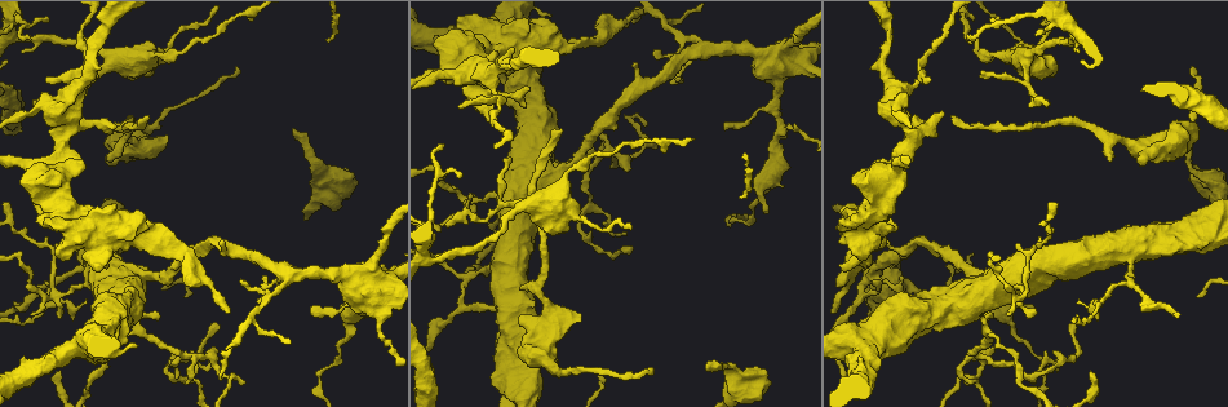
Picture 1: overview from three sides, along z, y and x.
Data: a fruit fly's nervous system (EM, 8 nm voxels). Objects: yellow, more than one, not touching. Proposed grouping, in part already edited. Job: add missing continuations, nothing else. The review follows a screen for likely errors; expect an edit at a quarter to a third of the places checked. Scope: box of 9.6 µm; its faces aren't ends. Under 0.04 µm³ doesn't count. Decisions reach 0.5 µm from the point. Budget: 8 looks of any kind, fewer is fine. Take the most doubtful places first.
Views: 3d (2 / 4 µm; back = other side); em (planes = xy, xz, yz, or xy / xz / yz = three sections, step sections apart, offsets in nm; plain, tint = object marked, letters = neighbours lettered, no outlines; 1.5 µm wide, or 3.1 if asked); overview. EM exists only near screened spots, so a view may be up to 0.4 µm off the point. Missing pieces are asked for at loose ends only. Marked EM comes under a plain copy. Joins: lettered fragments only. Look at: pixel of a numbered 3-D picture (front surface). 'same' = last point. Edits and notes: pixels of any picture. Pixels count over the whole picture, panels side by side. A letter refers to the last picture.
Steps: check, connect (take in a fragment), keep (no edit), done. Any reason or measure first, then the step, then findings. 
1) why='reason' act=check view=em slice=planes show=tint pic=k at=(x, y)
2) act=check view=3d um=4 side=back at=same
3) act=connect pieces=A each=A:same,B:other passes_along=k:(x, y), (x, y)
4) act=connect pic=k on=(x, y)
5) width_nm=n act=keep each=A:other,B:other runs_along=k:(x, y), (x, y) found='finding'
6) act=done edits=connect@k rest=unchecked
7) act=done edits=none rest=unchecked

why='branch stops here' act=check view=em slice=xy step=4 show=letters pic=1 at=(294, 129)

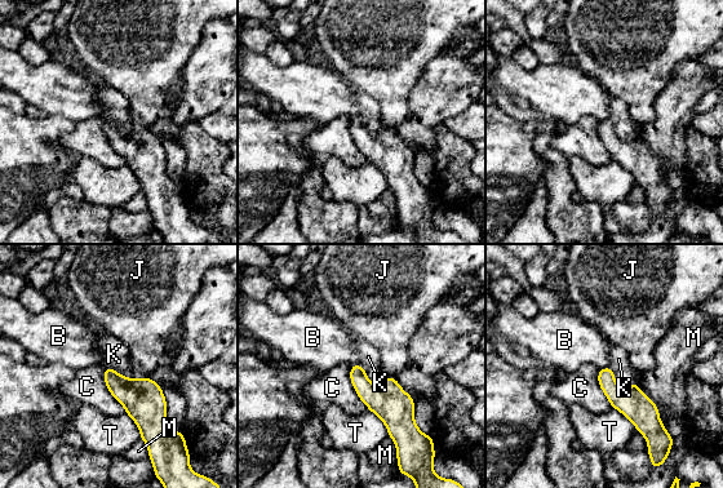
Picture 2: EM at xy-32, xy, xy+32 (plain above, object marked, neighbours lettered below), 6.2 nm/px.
why='another direction' act=check view=em slice=xz step=4 show=letters at=same

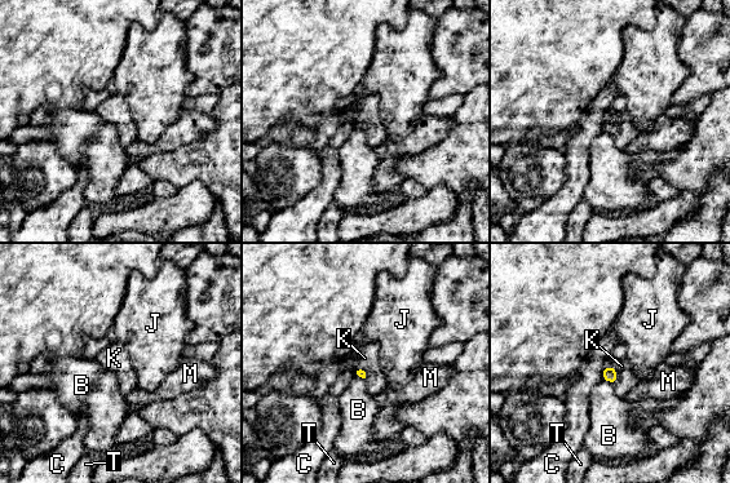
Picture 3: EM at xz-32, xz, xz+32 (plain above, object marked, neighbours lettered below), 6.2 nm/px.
act=connect pic=3 on=(622, 366) each=B:other,C:other,J:other,K:same,M:other,T:other found='the neuron continues'

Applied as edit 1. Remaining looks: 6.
why='free end' act=check view=em slice=yz step=8 show=tint pic=1 at=(562, 129)

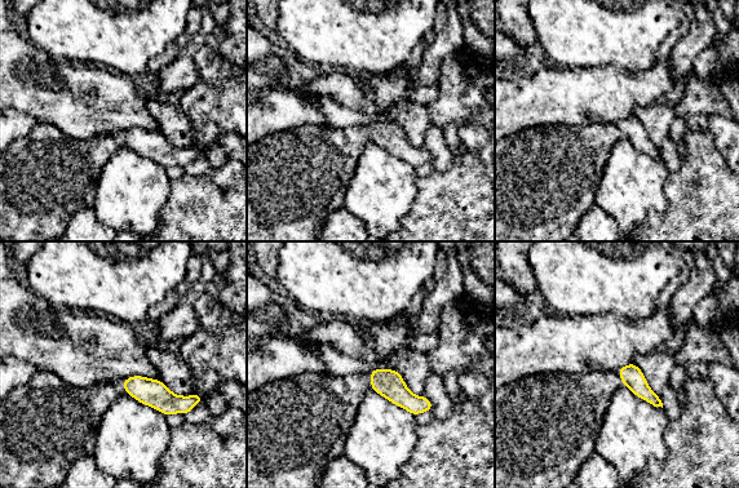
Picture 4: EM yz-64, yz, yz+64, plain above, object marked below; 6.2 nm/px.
why='see the neighbours' act=check view=em slice=yz step=8 show=letters at=same

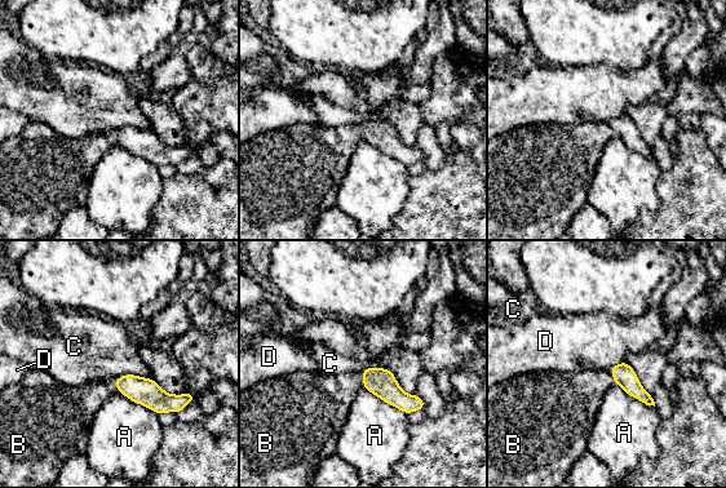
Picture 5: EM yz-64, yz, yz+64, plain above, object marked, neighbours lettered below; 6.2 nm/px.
width_nm=140 act=connect pic=5 on=(328, 398) each=A:other,B:same,C:other,D:other found='it goes on there'

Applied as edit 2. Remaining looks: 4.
why='see it whole again' act=check view=overview

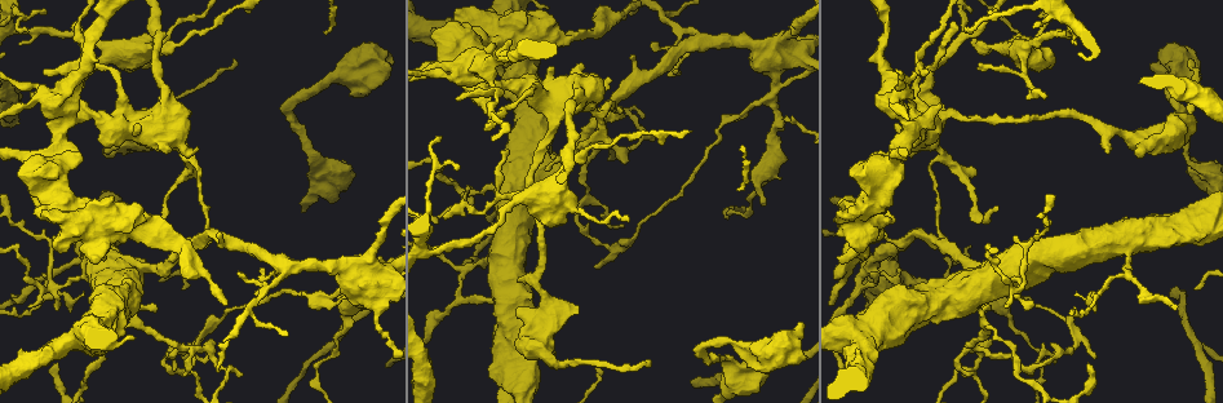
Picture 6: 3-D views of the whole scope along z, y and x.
why='an open end' act=check view=3d um=2 pic=6 at=(998, 207)

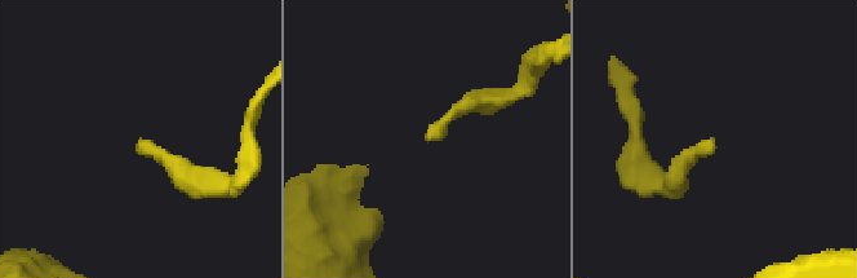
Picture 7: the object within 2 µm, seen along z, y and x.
why='shape alone is not enough' act=check view=em slice=planes show=letters pic=7 at=(434, 140)

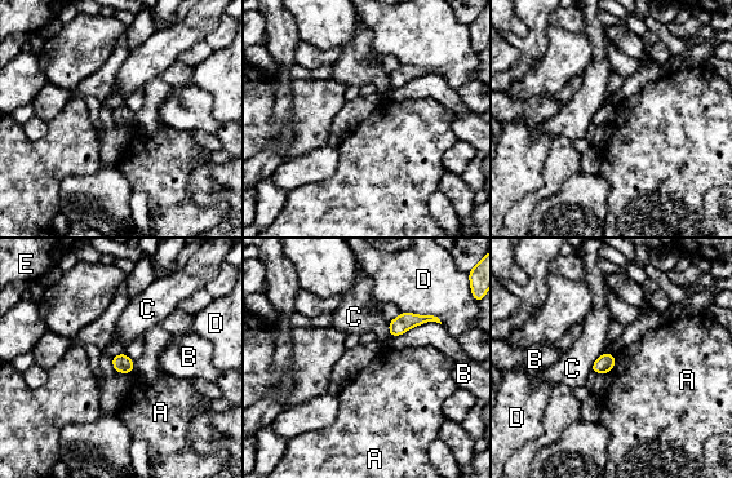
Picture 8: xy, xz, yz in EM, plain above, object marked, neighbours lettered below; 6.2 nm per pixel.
act=keep each=A:other,B:other,C:other,D:other,E:other border=8:(615, 354), (615, 366), (608, 372) found='none of them fits'

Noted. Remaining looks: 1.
act=done edits=connect@3,connect@5 rest=unchecked

